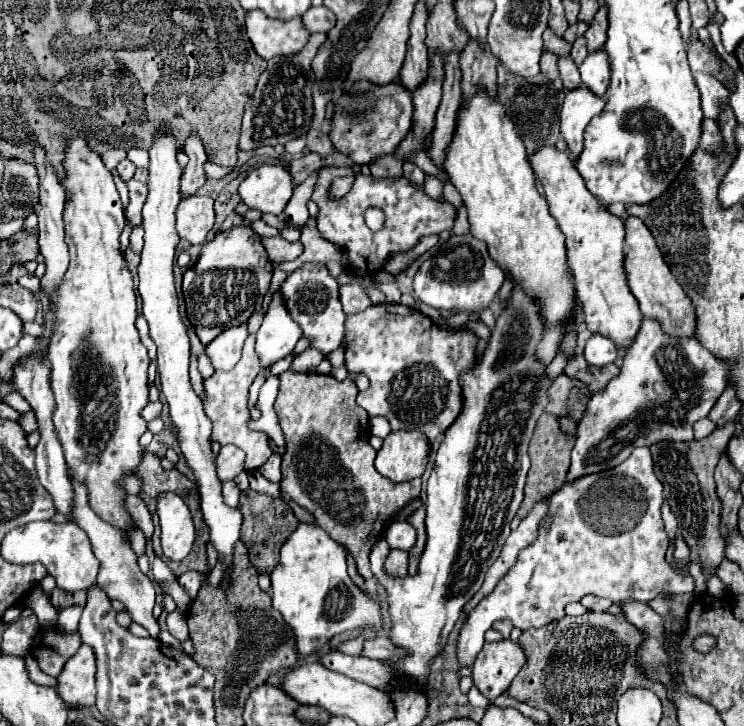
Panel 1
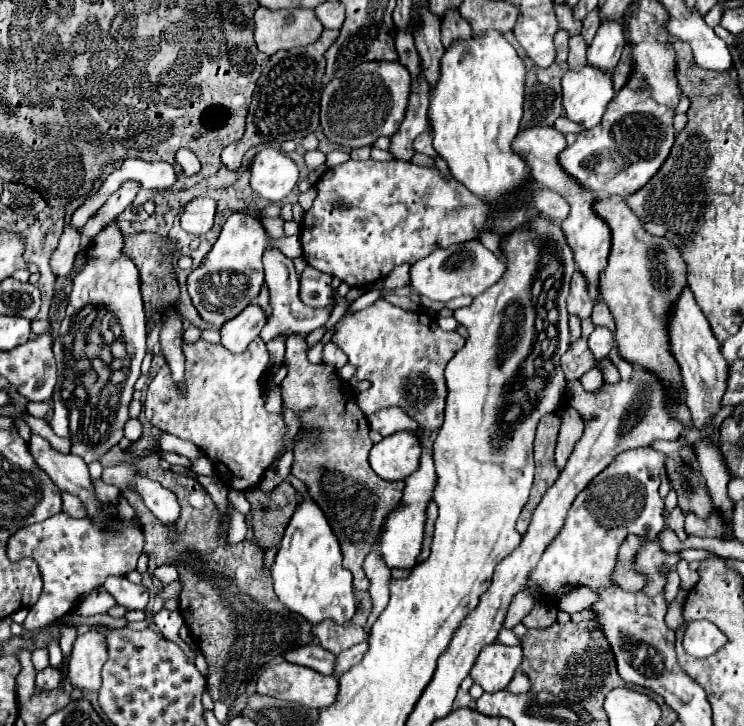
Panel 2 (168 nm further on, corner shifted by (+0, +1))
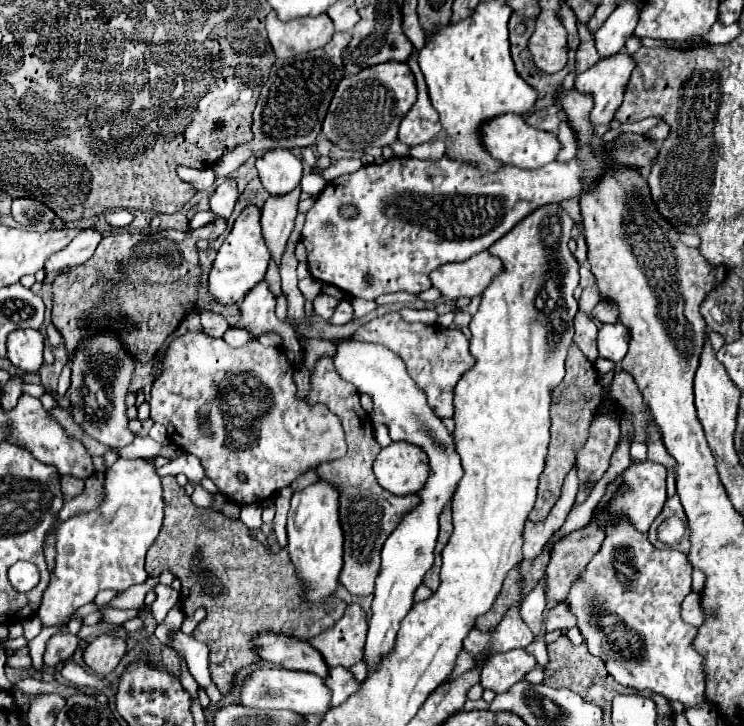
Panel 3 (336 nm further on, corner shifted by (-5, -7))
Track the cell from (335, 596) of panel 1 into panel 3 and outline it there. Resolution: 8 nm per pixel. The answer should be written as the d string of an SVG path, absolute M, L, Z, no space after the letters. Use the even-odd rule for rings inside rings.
M317 480L293 494L287 514L287 540L287 550L297 574L309 586L303 592L303 598L309 602L323 602L327 596L335 594L343 568L343 528L339 522L339 492L333 484Z

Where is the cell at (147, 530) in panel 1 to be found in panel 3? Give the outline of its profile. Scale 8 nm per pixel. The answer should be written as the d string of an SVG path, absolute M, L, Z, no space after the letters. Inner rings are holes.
M158 584L154 587L153 592L156 594L156 599L150 605L150 611L158 622L158 624L166 617L169 610L180 601L180 592L174 590L171 586Z

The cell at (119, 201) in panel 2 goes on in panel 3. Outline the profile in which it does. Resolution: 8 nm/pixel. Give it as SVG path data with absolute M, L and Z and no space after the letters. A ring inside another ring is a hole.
M93 228L81 230L75 236L75 240L71 244L67 244L65 250L53 254L45 262L45 268L43 270L45 272L59 272L63 268L73 268L77 264L85 264L93 256L99 240L101 240L101 234L97 230L93 230Z

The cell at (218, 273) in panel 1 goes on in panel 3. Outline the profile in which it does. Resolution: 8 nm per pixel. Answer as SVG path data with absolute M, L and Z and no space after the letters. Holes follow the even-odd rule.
M249 204L239 218L233 224L233 230L229 236L223 240L217 258L213 262L211 274L209 274L209 290L211 294L221 302L221 304L237 304L243 300L243 296L265 278L267 272L267 262L269 262L269 250L261 234L261 224L259 224L261 210L253 204Z

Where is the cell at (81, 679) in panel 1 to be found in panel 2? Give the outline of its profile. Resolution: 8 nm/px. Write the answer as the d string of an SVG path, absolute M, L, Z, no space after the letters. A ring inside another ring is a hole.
M98 632L80 634L70 654L68 678L72 688L82 692L96 692L100 688L100 672L108 660L104 636Z

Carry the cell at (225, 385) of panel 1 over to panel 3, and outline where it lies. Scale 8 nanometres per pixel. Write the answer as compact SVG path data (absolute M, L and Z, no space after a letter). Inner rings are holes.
M195 330L195 332L187 332L183 336L177 336L169 348L167 348L167 356L165 356L165 368L163 368L163 374L153 382L153 388L151 388L151 398L149 398L149 404L151 404L151 420L157 422L157 424L163 424L167 428L167 434L169 438L181 446L185 452L197 456L201 460L201 466L205 468L207 472L207 478L211 478L215 482L215 486L219 488L221 494L225 494L231 502L237 502L237 506L243 506L243 504L253 504L253 502L263 502L271 496L275 496L281 488L289 486L297 476L301 476L307 468L311 466L319 466L323 462L331 462L335 458L341 458L345 456L345 432L343 432L343 426L341 426L341 420L329 410L325 408L325 404L309 404L305 398L297 398L297 388L295 388L295 382L293 382L293 372L295 372L295 366L289 364L287 360L287 354L279 348L279 346L263 346L259 344L257 340L251 340L249 344L241 346L241 348L231 348L223 338L213 338L213 336L207 336L203 330ZM239 474L245 474L247 480L239 480Z

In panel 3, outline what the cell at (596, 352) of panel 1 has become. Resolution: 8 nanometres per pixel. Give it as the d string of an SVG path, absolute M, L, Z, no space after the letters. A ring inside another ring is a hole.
M621 322L603 324L599 328L597 346L599 346L601 358L607 358L613 364L619 364L627 354L627 344L629 344L629 330Z

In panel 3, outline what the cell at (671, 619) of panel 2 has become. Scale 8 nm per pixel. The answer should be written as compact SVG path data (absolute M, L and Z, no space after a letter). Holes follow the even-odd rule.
M691 591L691 594L683 600L681 617L685 622L693 624L695 628L699 628L705 622L705 614L703 614L703 608L701 608L701 596L697 592Z

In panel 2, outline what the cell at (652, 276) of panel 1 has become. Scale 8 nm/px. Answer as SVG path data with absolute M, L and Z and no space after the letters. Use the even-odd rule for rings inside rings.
M684 286L678 300L674 300L672 308L668 310L668 344L674 360L680 366L682 382L686 388L686 404L692 412L692 420L696 428L702 428L712 414L720 410L720 398L726 392L726 378L728 378L728 366L724 356L720 354L720 342L714 338L710 324L700 312L700 306L696 304L692 290Z

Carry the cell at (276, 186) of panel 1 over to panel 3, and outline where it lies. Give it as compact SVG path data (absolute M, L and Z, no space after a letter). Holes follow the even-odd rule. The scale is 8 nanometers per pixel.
M275 148L265 152L261 158L257 158L257 170L263 188L269 194L291 192L303 176L301 158L287 148Z

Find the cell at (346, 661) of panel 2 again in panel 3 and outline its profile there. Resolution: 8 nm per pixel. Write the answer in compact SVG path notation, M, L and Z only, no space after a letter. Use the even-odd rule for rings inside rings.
M341 666L329 670L329 674L325 678L325 686L331 690L329 708L343 704L353 692L357 692L357 682L355 682L353 674Z

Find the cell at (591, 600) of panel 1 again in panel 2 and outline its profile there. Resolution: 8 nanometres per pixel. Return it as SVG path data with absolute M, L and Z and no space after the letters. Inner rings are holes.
M578 588L574 592L568 592L568 596L560 598L558 600L558 608L568 612L568 614L574 614L574 612L580 612L584 609L594 606L600 598L597 594L594 594L592 590L584 590L584 588Z

